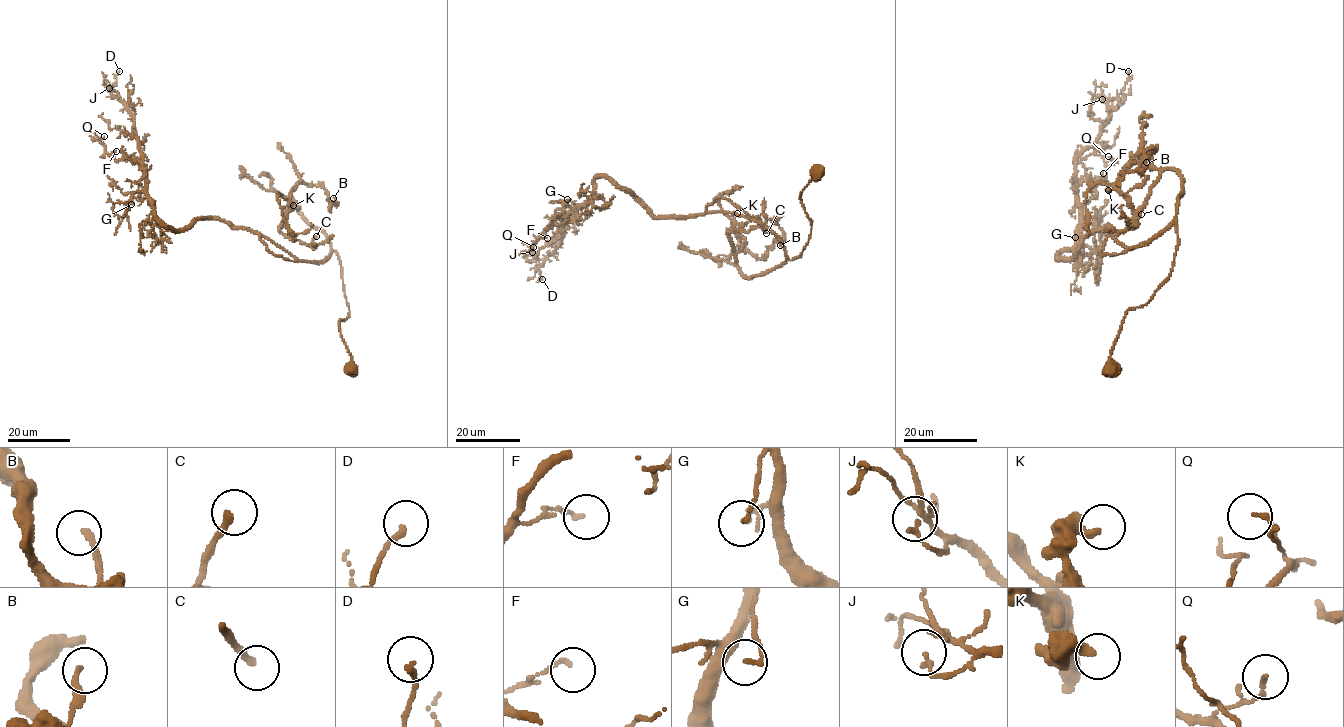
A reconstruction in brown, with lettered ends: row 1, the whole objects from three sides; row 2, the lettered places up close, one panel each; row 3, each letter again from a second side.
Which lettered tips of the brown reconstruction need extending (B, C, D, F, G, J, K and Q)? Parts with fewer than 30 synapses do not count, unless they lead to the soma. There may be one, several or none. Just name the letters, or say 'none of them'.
C

